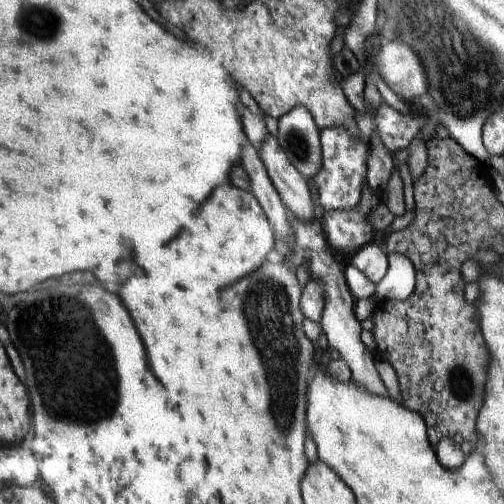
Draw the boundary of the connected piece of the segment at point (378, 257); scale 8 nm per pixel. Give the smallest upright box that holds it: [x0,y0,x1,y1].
[350,240,388,284]

